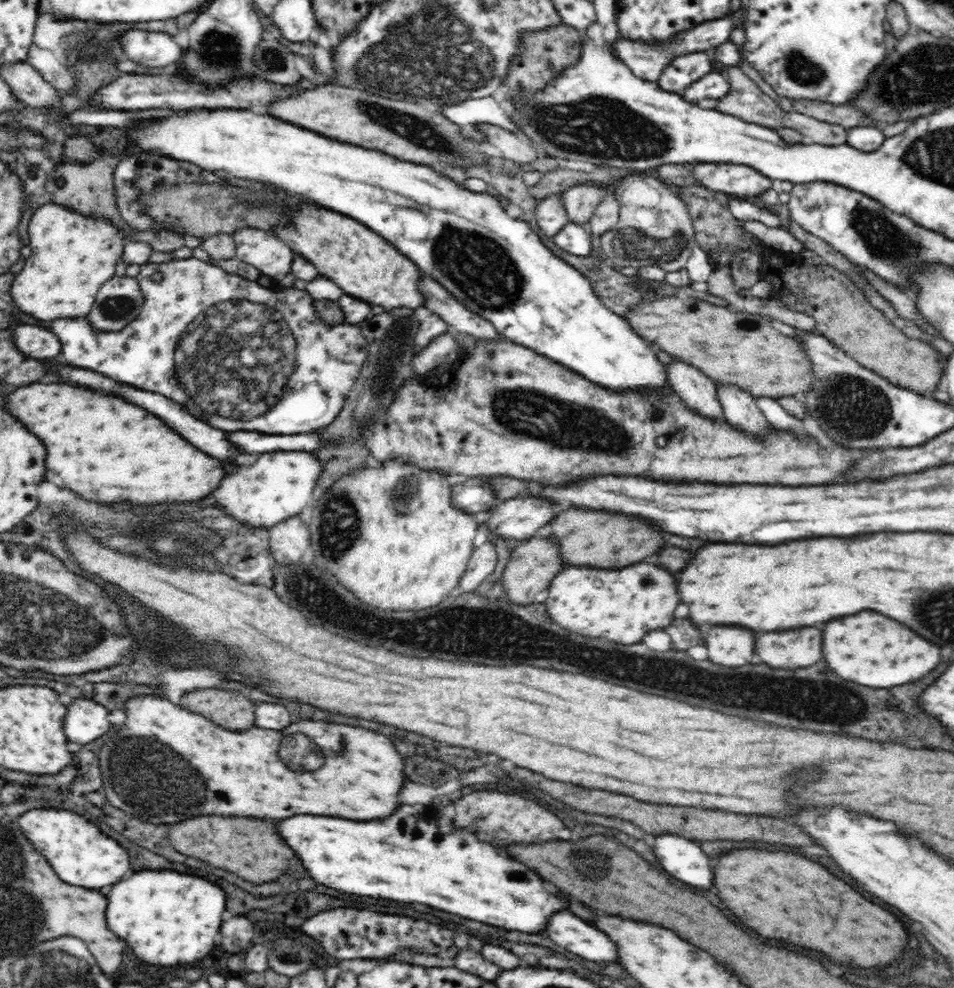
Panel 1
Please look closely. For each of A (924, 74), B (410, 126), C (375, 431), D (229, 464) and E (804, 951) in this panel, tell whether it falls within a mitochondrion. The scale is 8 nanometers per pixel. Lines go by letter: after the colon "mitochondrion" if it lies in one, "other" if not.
A: mitochondrion
B: mitochondrion
C: other
D: other
E: other

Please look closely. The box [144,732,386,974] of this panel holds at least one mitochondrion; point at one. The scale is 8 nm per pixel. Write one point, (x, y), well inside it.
(294, 959)

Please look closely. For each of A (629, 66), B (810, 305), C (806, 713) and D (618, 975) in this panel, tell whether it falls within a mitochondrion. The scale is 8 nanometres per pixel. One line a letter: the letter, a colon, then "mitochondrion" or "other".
A: other
B: other
C: mitochondrion
D: other

